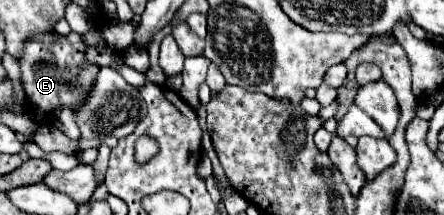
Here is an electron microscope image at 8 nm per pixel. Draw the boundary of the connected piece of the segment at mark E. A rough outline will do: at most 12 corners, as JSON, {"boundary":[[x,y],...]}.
{"boundary":[[36,33],[16,59],[26,107],[52,125],[100,71],[78,33]]}

